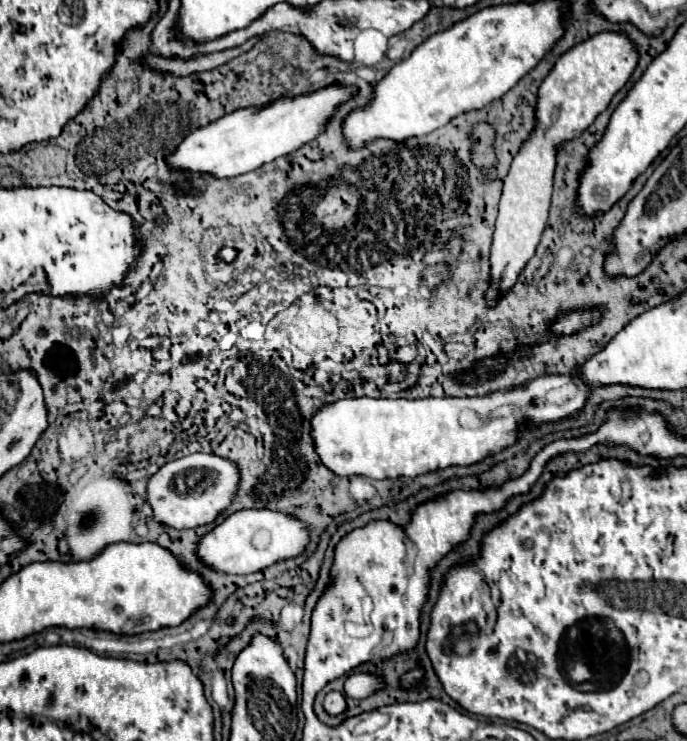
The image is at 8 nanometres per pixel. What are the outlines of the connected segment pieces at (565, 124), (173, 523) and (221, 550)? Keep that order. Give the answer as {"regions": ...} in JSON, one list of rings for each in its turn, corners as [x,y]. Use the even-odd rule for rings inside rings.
{"regions":[[[[599,32],[567,50],[543,80],[537,102],[537,128],[513,158],[509,174],[503,182],[499,216],[491,246],[493,284],[487,290],[487,300],[491,304],[499,294],[505,294],[513,282],[517,282],[521,270],[535,254],[535,248],[541,240],[551,208],[557,146],[563,140],[579,136],[587,126],[593,124],[597,114],[603,112],[613,96],[627,84],[633,70],[637,68],[637,62],[637,46],[629,40],[627,34]]],[[[189,454],[179,460],[163,464],[147,482],[147,504],[151,508],[151,518],[159,524],[171,526],[175,530],[197,528],[211,524],[219,512],[229,506],[239,482],[239,470],[215,454]]],[[[239,510],[199,538],[197,558],[211,570],[227,574],[253,574],[279,560],[299,556],[309,544],[309,530],[297,518],[273,510]]]]}

